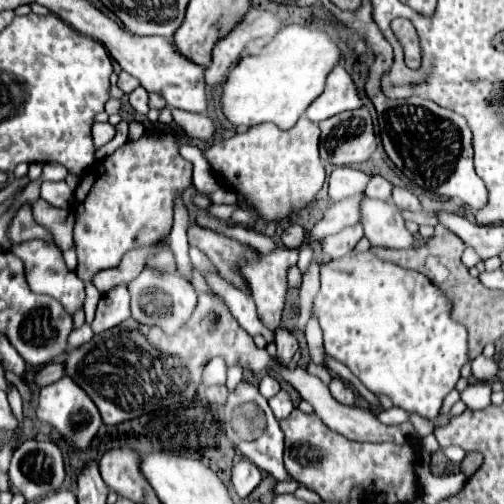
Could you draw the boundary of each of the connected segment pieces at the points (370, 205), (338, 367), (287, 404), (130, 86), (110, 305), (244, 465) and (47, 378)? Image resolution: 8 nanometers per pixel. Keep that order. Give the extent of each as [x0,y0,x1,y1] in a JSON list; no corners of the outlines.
[[359,196,413,250],[325,353,379,408],[269,390,293,420],[117,72,139,94],[91,284,131,334],[233,460,261,498],[34,362,65,387]]

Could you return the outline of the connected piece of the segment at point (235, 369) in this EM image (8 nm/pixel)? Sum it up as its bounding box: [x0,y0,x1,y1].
[226,365,243,390]

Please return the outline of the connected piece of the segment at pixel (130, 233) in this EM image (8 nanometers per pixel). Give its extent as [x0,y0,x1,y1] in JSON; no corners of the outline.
[73,126,193,282]

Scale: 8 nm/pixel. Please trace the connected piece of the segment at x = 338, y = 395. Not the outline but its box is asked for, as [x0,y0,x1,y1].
[329,378,355,406]

